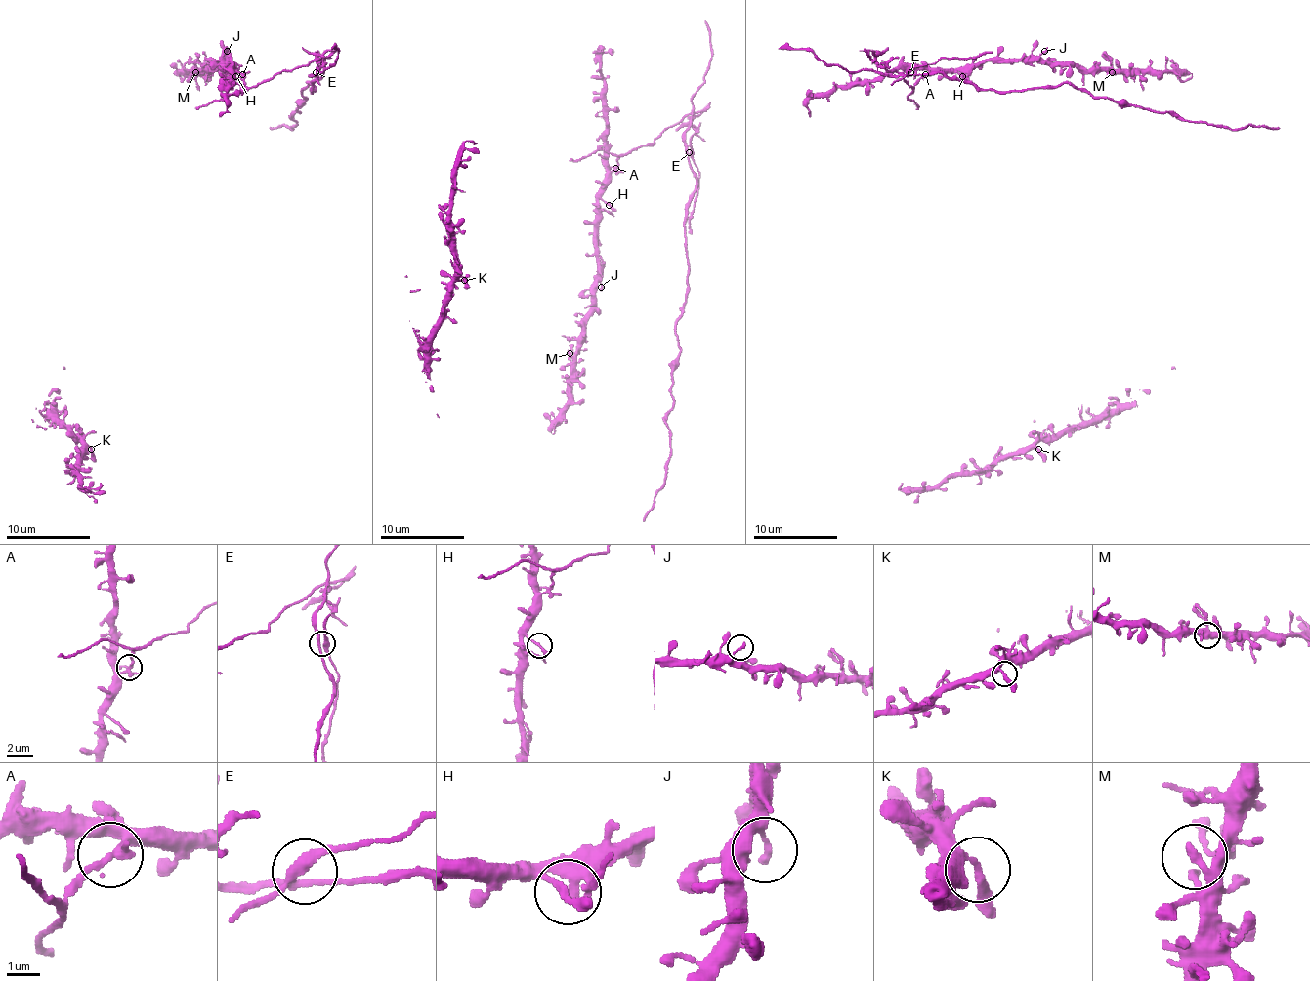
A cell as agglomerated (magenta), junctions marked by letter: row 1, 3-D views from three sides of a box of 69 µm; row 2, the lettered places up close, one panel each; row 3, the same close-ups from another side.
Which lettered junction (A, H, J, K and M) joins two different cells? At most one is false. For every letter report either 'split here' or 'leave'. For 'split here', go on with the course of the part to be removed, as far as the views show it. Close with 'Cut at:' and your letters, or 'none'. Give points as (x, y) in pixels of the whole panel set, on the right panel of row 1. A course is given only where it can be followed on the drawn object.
A: split here; foreign part runs (925, 74), (912, 87), (874, 61), (889, 76), (944, 72), (996, 91), (1072, 82), (1189, 122), (1280, 129)
H: leave
J: leave
K: leave
M: leave
Cut at: A

